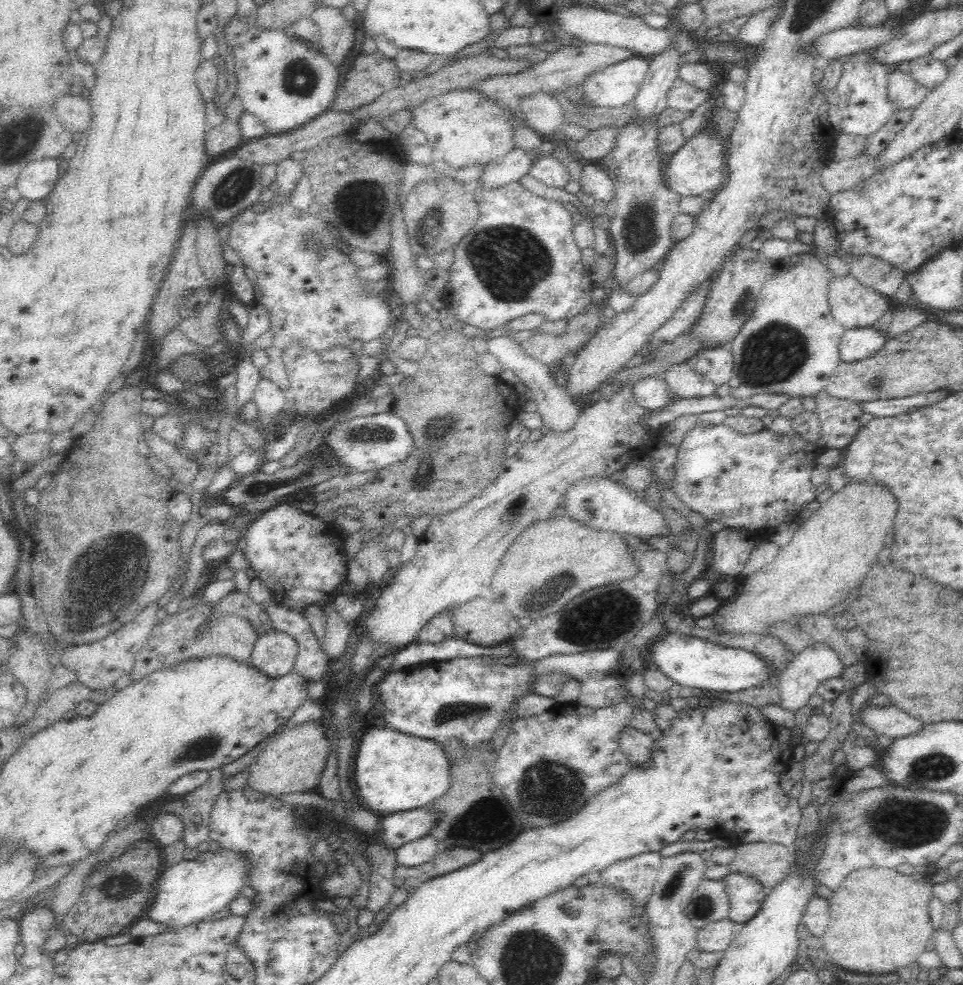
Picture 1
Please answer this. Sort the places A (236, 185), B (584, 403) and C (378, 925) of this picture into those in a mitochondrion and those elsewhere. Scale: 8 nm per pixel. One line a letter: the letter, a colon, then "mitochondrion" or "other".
A: mitochondrion
B: other
C: other

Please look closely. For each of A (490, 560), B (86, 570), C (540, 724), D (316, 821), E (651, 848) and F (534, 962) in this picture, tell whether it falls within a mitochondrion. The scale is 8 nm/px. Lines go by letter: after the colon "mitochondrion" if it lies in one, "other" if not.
A: other
B: mitochondrion
C: other
D: other
E: other
F: mitochondrion

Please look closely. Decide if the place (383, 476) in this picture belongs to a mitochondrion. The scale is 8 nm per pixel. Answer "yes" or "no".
no

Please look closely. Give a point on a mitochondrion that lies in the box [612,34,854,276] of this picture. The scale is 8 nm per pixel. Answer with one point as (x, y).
(641, 231)

